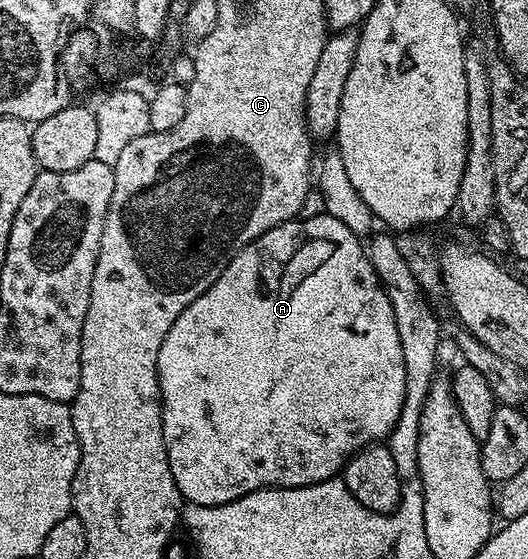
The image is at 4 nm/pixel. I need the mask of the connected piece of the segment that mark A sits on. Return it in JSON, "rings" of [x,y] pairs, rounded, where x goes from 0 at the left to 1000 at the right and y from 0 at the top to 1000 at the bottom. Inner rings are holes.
{"rings":[[[602,383],[570,392],[536,397],[453,447],[453,454],[438,462],[430,483],[407,497],[403,510],[377,526],[377,533],[369,533],[369,540],[339,562],[339,569],[331,569],[331,583],[324,583],[324,590],[316,590],[316,605],[309,605],[297,649],[309,784],[331,869],[339,869],[345,889],[356,900],[409,905],[492,873],[572,873],[633,857],[672,810],[708,791],[727,789],[727,780],[754,764],[752,750],[763,733],[767,710],[763,623],[756,619],[748,555],[741,555],[741,540],[714,503],[714,485],[703,476],[693,438],[678,422],[665,419],[642,390]]]}

